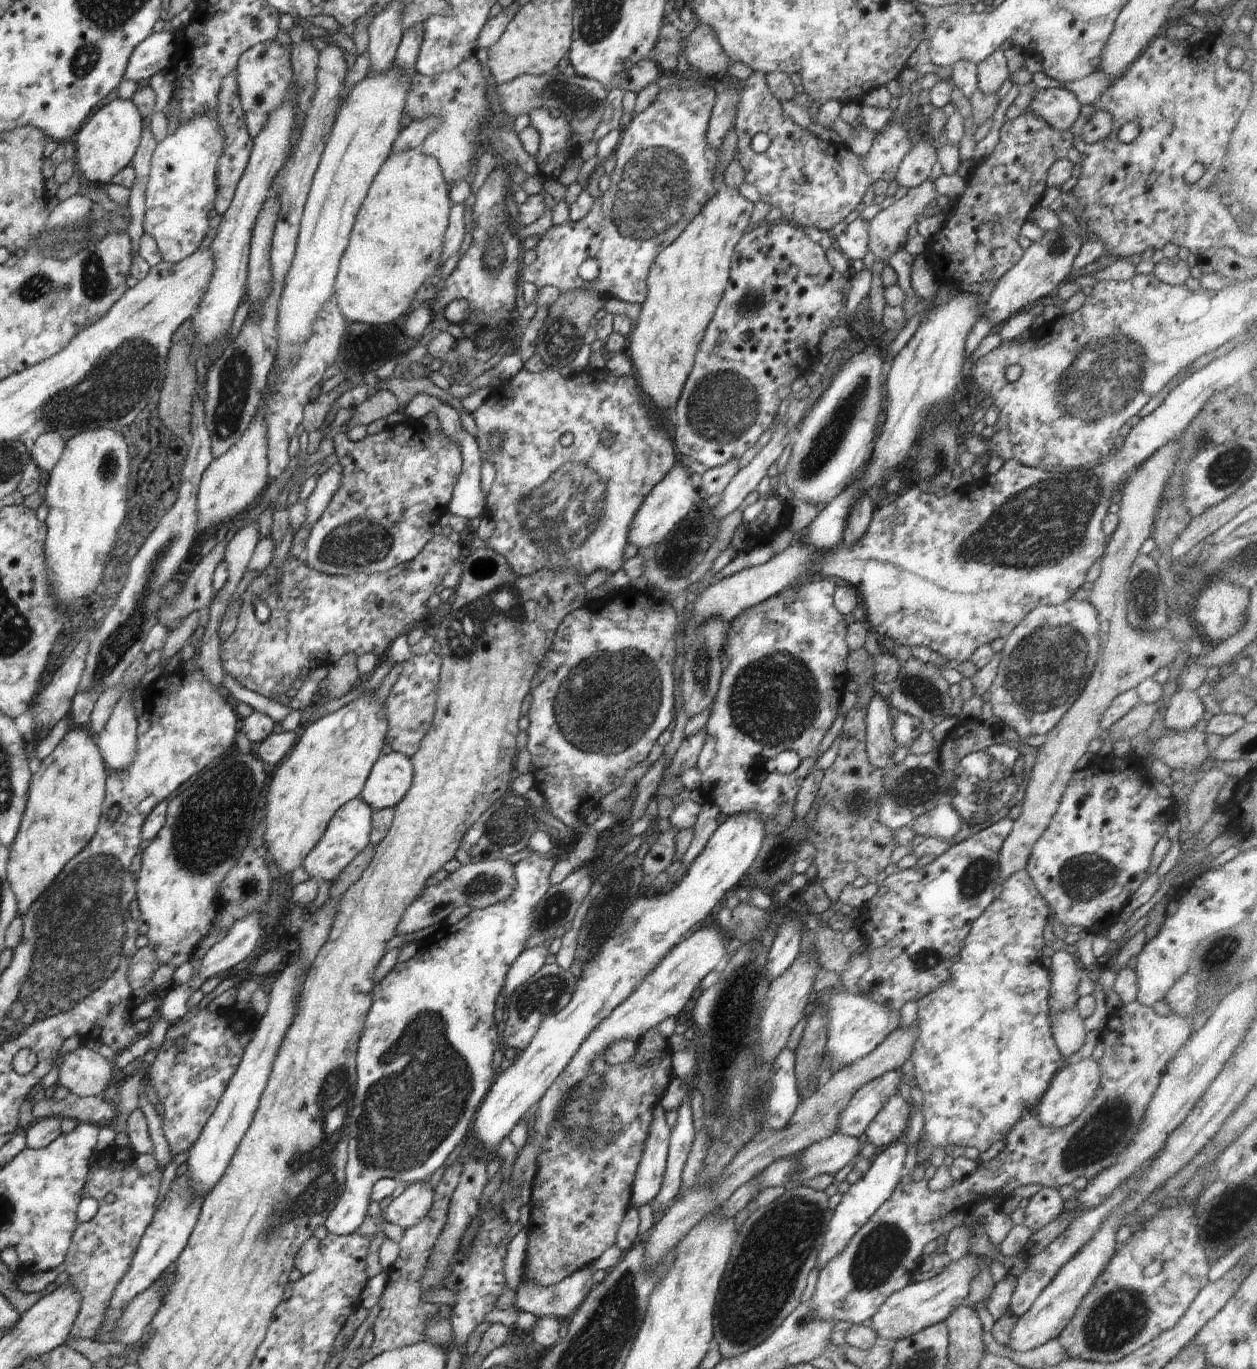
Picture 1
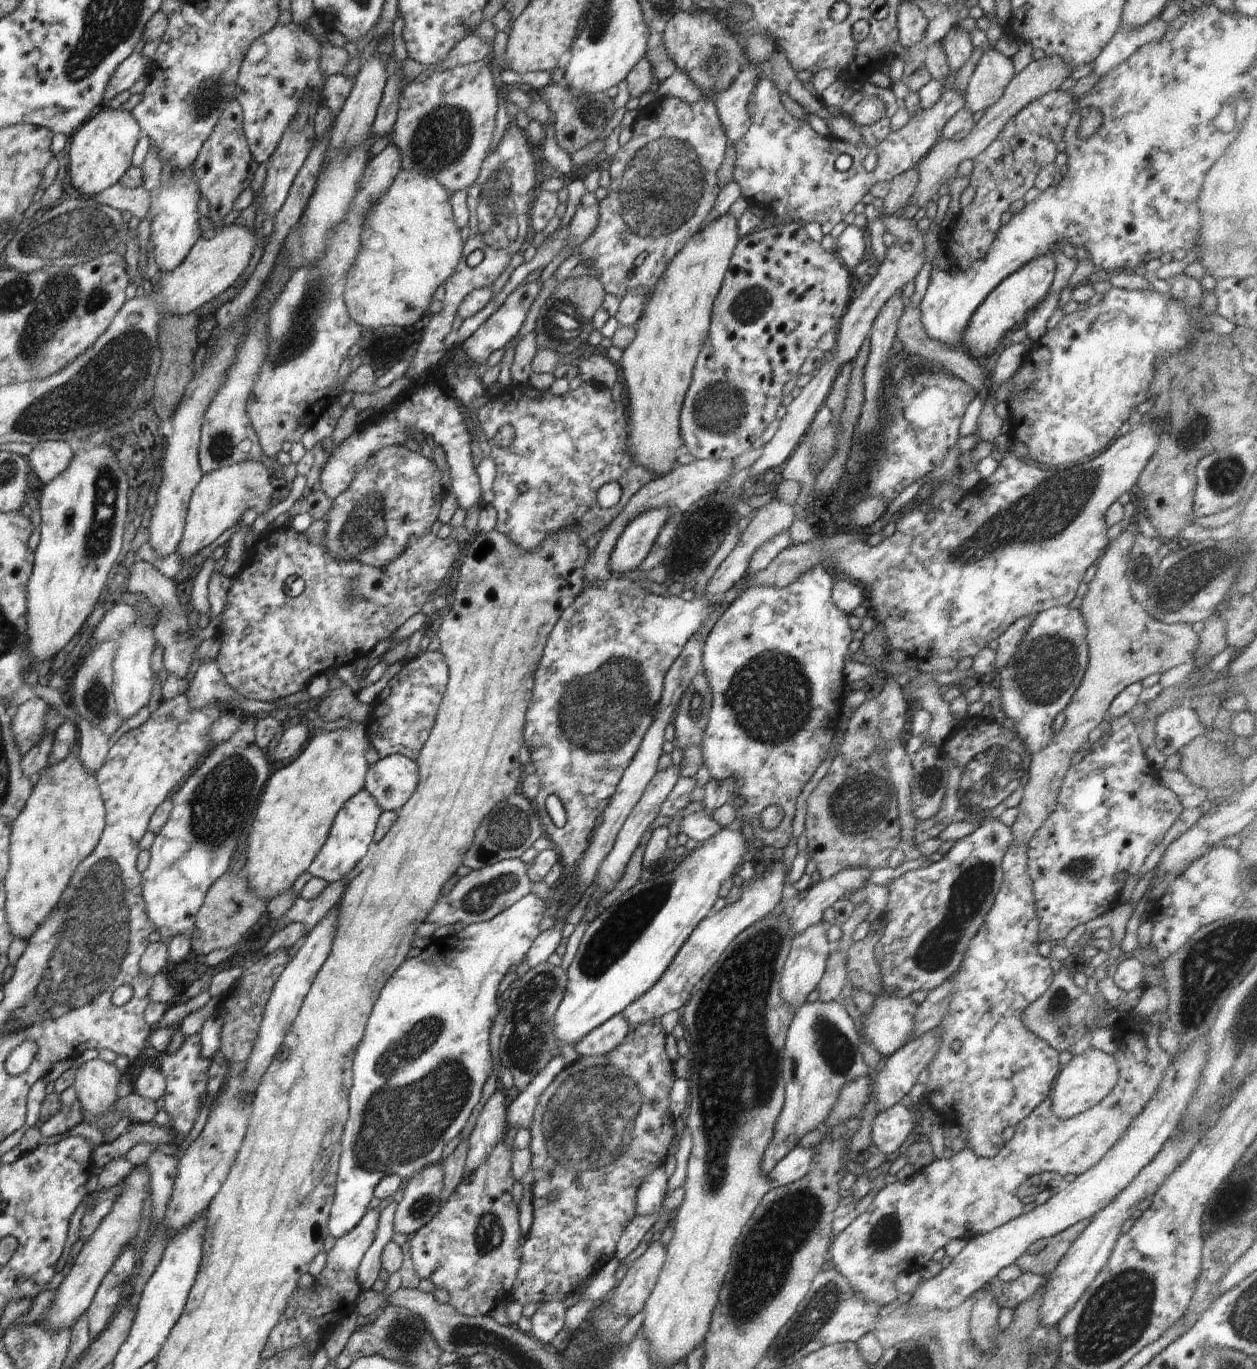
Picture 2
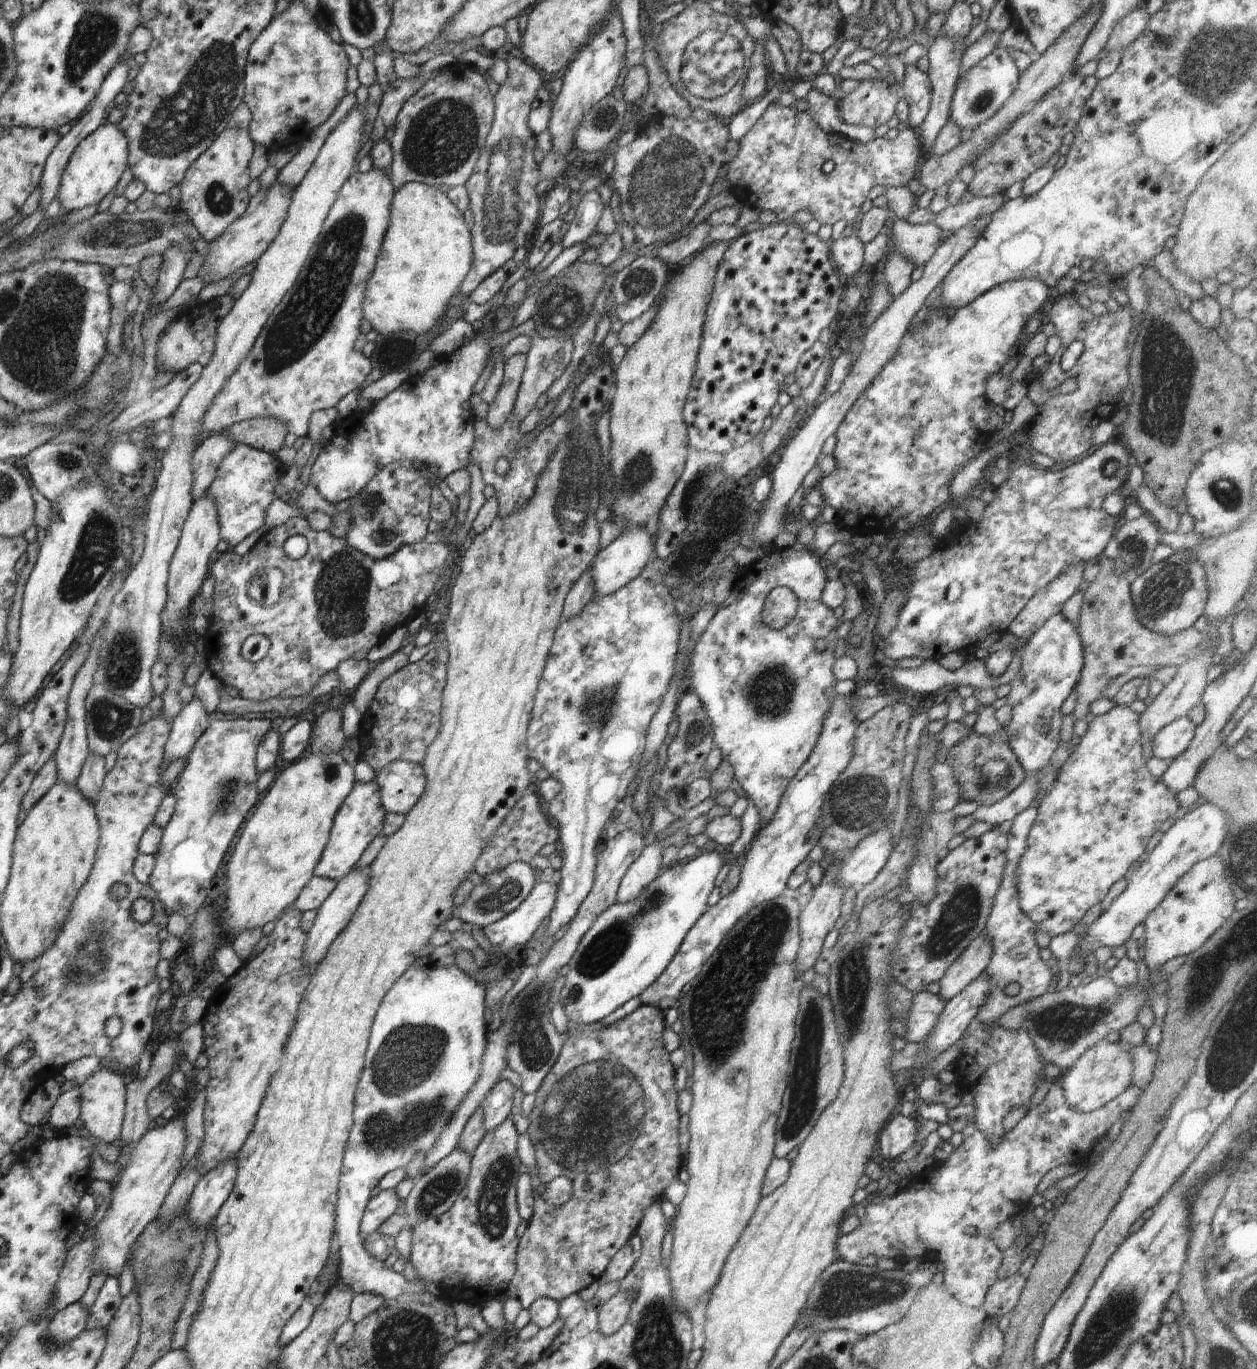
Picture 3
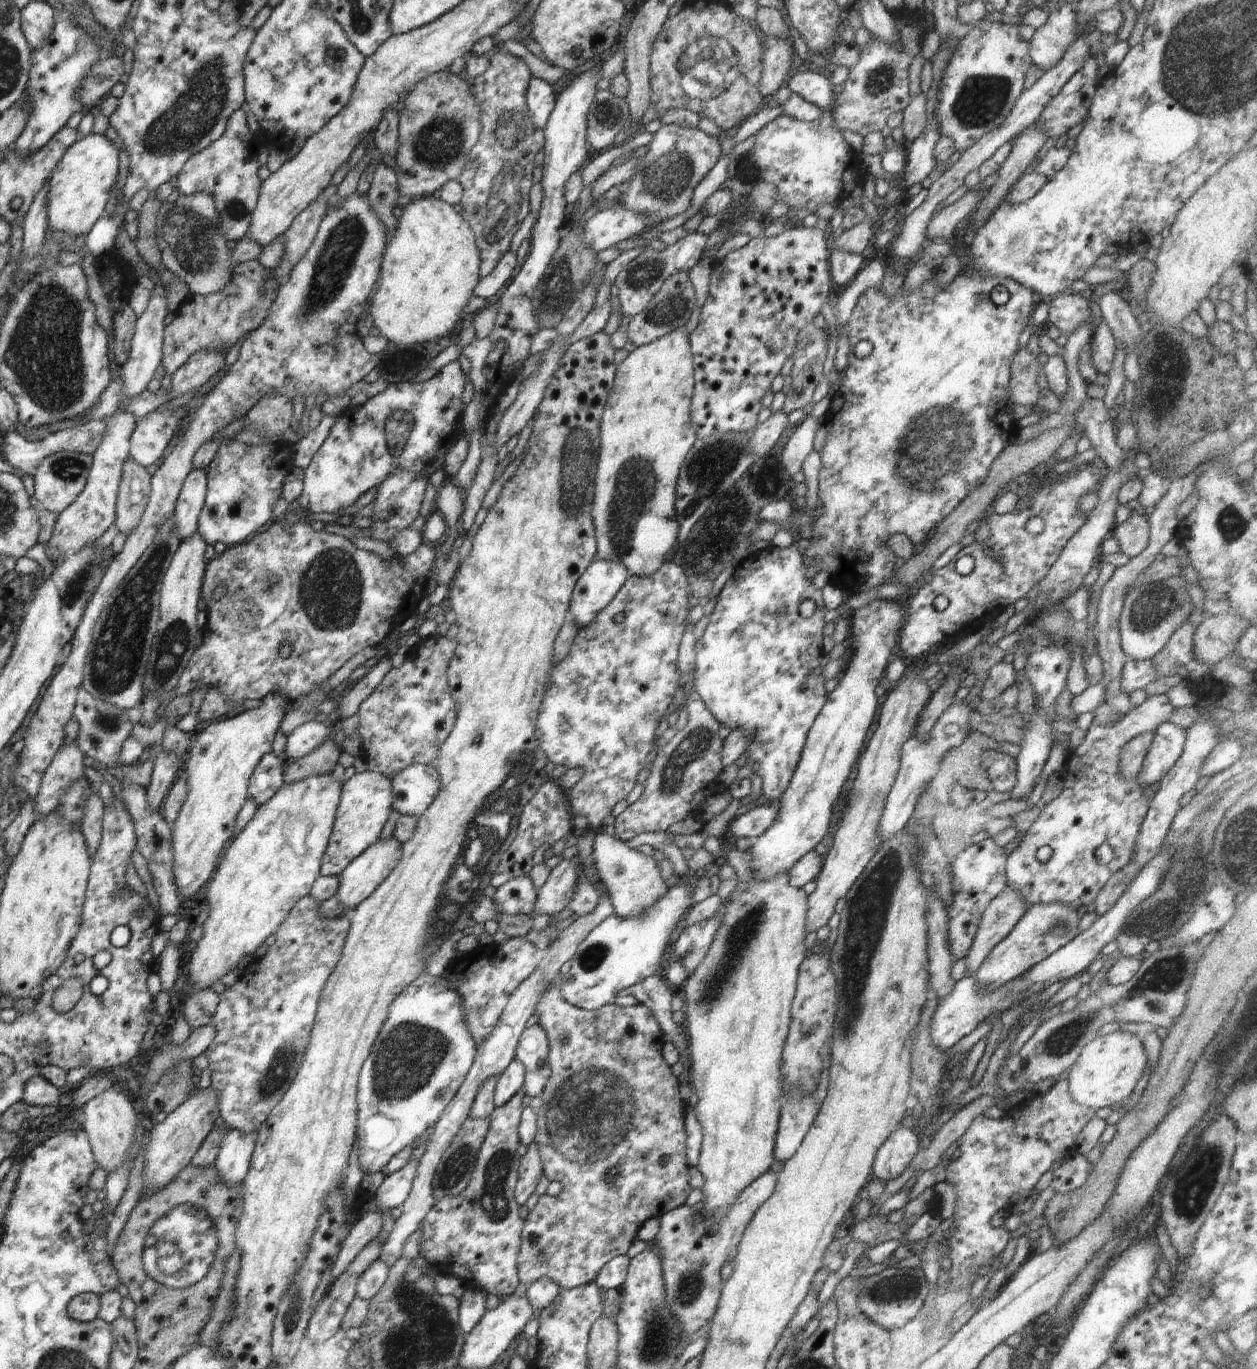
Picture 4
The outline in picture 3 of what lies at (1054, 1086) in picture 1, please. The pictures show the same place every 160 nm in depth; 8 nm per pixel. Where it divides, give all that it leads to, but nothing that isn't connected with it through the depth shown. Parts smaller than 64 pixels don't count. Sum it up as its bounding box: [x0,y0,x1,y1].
[1058,1042,1133,1112]

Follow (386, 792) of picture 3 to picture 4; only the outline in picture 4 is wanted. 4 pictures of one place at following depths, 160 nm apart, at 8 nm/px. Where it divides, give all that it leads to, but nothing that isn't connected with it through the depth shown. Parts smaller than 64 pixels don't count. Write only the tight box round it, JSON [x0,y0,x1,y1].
[390,764,441,817]

